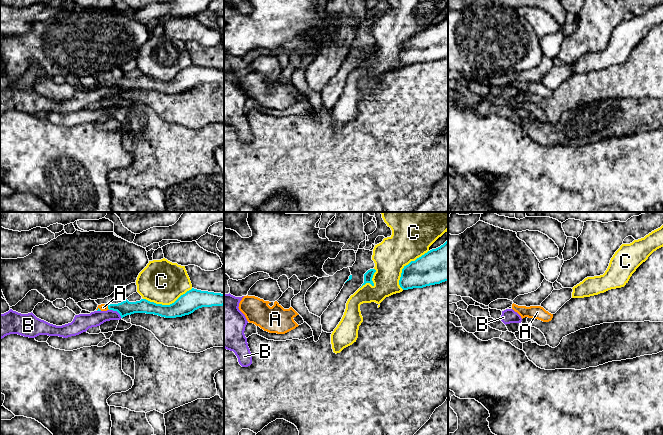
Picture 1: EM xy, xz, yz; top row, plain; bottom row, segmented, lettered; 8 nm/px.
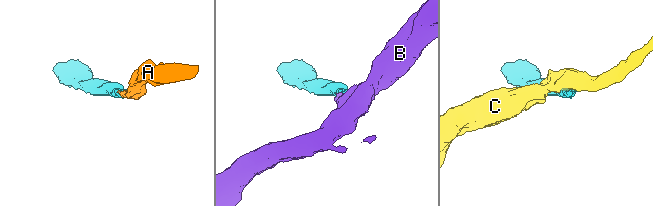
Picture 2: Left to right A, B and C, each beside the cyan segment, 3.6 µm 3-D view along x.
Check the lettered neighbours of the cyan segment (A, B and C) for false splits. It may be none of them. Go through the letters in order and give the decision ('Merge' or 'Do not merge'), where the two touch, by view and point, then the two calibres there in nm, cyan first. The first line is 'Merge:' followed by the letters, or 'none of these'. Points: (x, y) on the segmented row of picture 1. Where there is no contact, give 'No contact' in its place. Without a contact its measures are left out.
Merge: A
A: Merge. Touches cyan at xy (108, 307). Thickness 120 nm (cyan) against 60 nm
B: Do not merge. Touches cyan at xy (116, 310). Thickness 120 nm (cyan) against 120 nm
C: Do not merge. Touches cyan at xy (167, 305). Thickness 160 nm (cyan) against 360 nm

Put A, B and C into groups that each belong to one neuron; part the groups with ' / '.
A / B / C

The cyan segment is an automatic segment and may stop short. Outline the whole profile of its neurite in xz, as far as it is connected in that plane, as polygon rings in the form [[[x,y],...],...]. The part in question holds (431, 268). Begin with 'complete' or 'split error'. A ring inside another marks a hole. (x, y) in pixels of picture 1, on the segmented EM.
complete; [[[448,241],[404,266],[399,285],[408,290],[445,281],[448,281]]]

